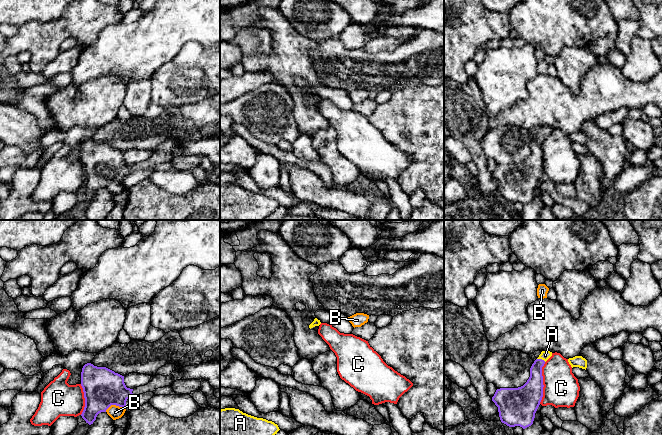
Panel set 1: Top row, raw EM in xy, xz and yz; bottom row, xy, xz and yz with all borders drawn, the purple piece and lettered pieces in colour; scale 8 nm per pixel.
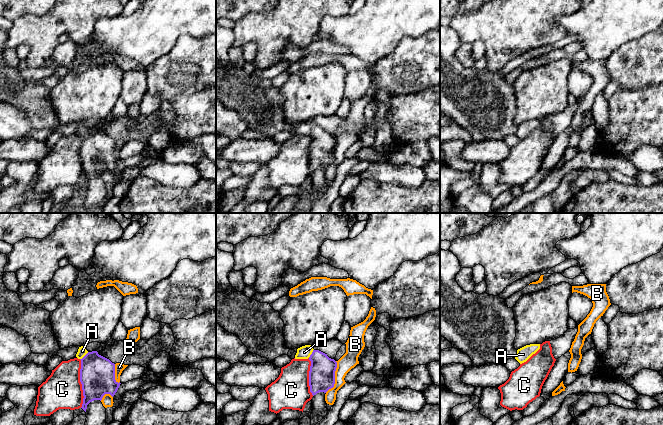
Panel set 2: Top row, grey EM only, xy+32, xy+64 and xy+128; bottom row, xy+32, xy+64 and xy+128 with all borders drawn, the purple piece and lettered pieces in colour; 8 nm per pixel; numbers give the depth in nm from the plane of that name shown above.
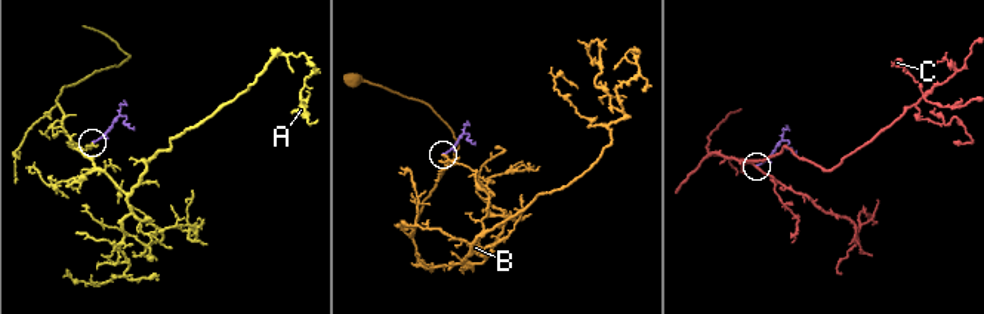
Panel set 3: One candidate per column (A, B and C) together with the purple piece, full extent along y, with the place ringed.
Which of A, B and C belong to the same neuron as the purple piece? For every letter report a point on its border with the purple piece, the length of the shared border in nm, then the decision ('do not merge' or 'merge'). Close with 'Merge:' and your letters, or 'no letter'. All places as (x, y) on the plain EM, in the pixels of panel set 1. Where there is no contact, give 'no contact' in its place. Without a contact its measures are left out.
A: contact yz (541, 135); length 80 nm; merge
B: contact xy (114, 180); length 160 nm; do not merge
C: contact yz (542, 159); length 340 nm; do not merge
Merge: A

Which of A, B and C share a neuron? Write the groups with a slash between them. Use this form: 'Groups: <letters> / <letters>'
Groups: A / B / C

